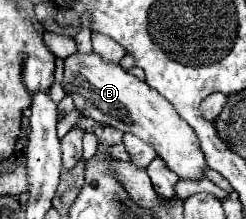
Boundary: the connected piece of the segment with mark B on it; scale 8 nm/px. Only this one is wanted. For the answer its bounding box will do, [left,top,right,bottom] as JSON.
[63,52,205,178]

